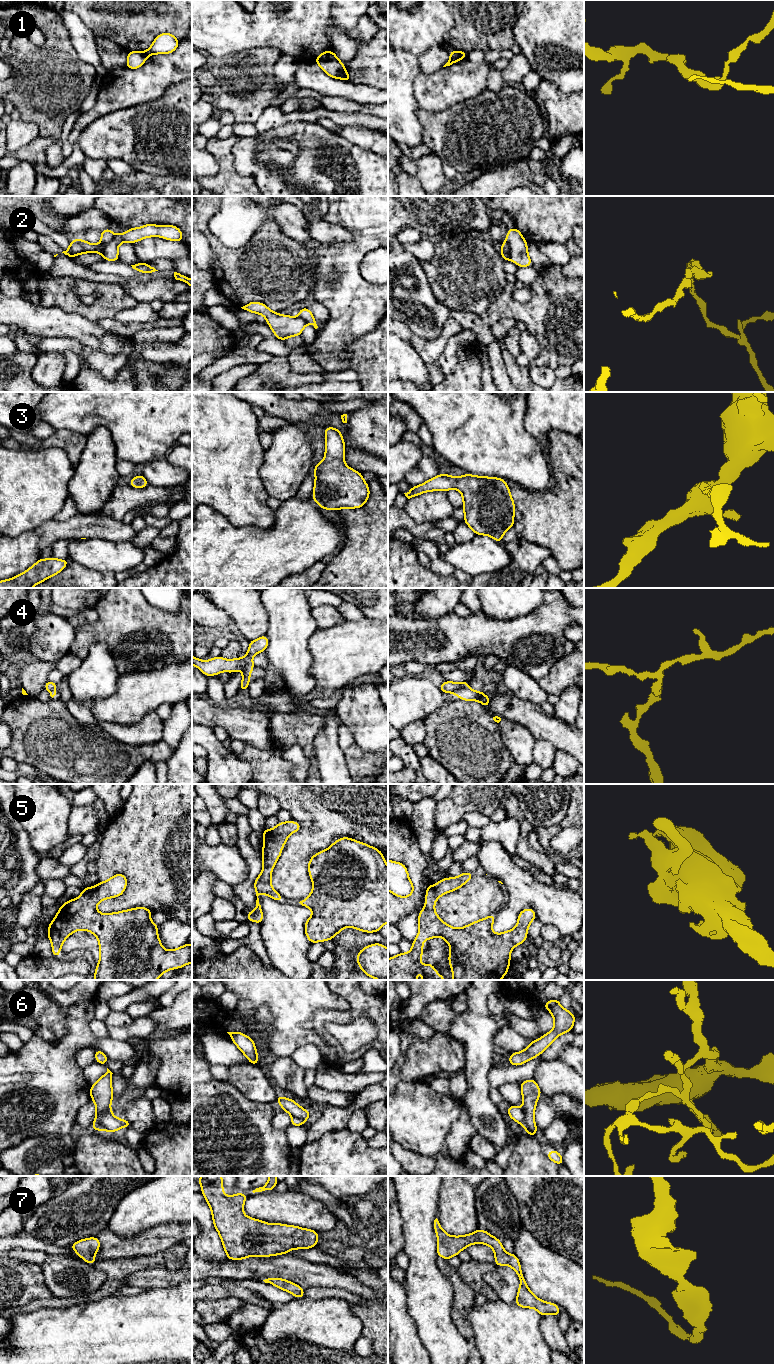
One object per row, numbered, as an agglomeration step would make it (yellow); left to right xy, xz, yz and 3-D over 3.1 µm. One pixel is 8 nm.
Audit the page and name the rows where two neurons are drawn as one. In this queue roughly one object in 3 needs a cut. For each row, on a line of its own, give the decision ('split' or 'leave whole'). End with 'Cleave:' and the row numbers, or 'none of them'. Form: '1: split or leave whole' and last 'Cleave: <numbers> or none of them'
1: split
2: split
3: leave whole
4: split
5: leave whole
6: split
7: leave whole
Cleave: 1, 2, 4, 6

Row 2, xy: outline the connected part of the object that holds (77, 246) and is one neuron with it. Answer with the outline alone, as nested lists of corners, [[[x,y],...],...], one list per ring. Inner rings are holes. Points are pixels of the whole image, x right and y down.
[[[107,228],[101,231],[101,242],[98,245],[86,242],[83,239],[74,239],[71,240],[68,250],[62,253],[71,259],[76,255],[93,252],[99,252],[103,256],[105,245],[108,244],[114,236],[114,233]]]

